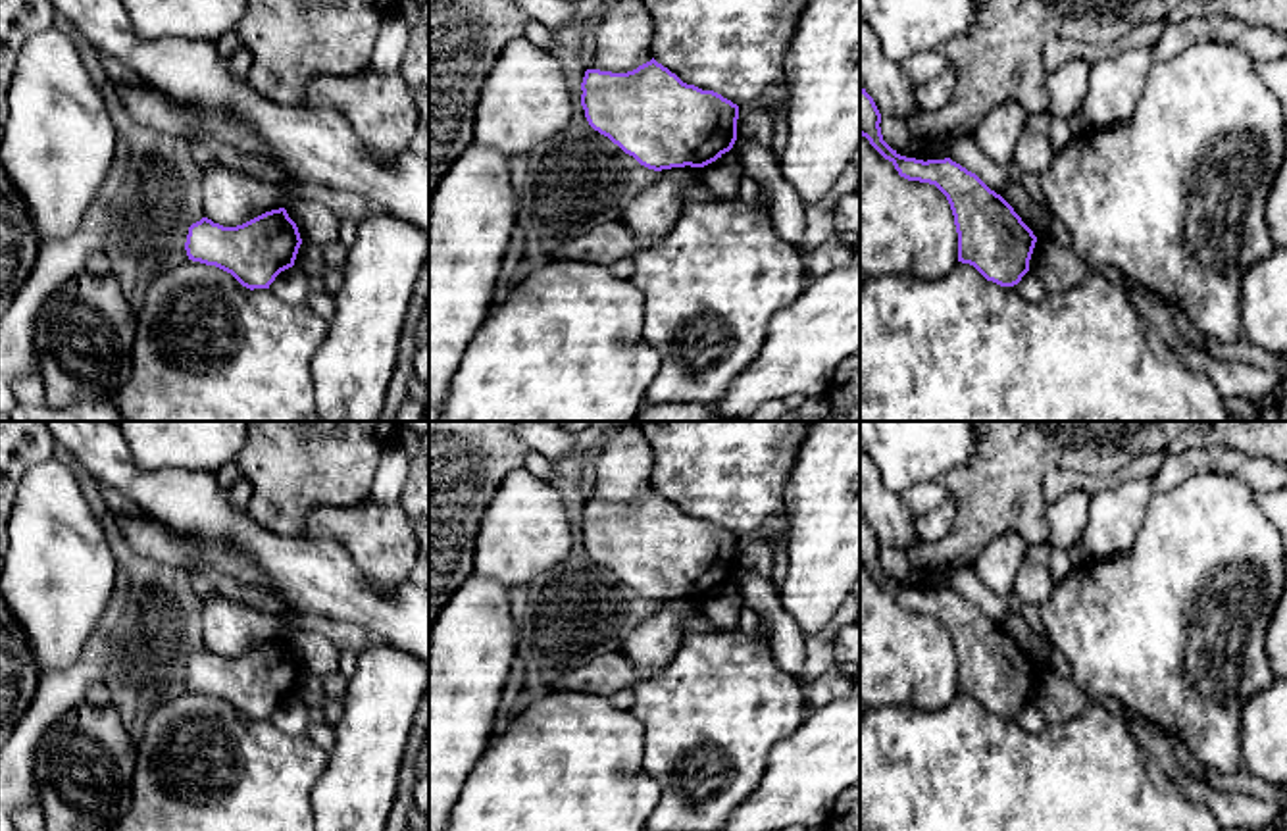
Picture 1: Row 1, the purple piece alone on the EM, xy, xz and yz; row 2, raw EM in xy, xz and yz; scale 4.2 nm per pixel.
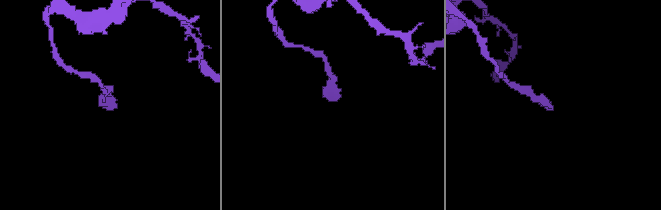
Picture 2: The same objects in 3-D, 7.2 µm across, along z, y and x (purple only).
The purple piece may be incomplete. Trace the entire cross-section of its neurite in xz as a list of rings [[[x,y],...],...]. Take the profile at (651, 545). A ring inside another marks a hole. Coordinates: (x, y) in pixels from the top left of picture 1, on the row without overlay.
[[[654,489],[627,504],[587,500],[581,521],[589,556],[654,602],[704,598],[737,571],[739,537],[714,521],[683,514]]]

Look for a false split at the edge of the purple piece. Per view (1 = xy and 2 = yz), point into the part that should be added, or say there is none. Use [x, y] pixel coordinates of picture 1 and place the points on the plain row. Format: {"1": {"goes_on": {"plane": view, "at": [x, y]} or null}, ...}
{"1": {"goes_on": null}, "2": {"goes_on": null}}

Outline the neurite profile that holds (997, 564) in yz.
[[[1000,533],[993,537],[973,562],[973,569],[981,583],[1002,596],[1014,598],[1014,579],[1023,562],[1027,544],[1018,533]]]

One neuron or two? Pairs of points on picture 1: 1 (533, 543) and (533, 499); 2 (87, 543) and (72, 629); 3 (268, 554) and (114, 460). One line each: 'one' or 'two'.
1: one
2: one
3: one

